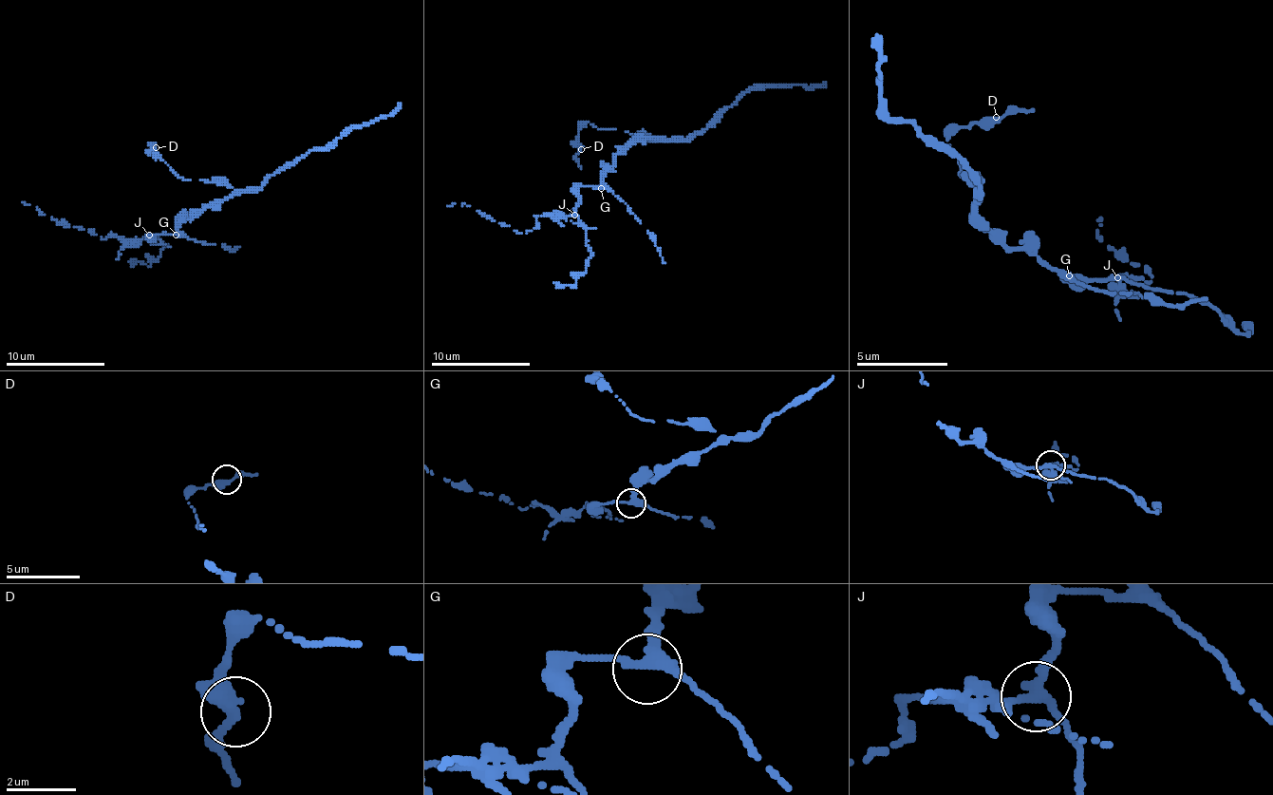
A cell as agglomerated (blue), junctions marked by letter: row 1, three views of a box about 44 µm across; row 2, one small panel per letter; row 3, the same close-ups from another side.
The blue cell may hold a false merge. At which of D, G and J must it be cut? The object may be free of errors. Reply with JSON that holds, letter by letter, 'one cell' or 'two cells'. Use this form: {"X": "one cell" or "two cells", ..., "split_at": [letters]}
{"D": "one cell", "G": "one cell", "J": "two cells", "split_at": ["J"]}

